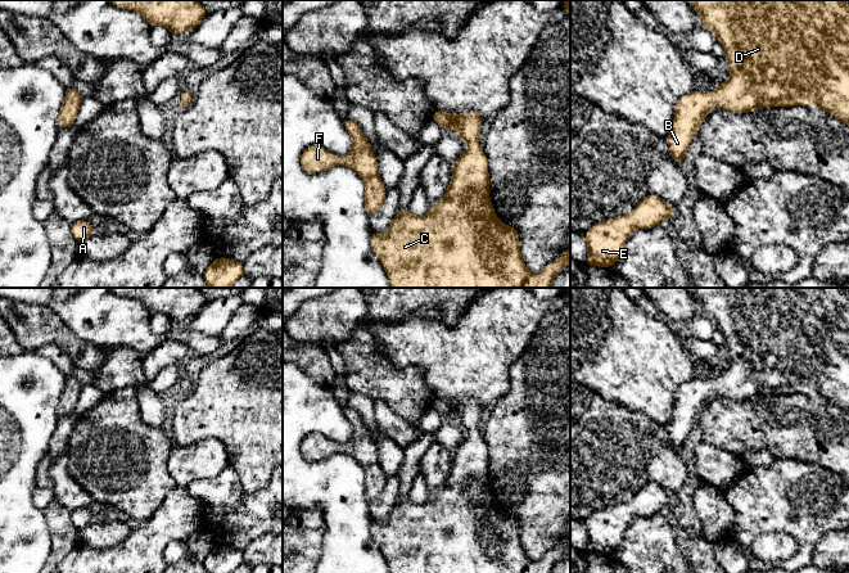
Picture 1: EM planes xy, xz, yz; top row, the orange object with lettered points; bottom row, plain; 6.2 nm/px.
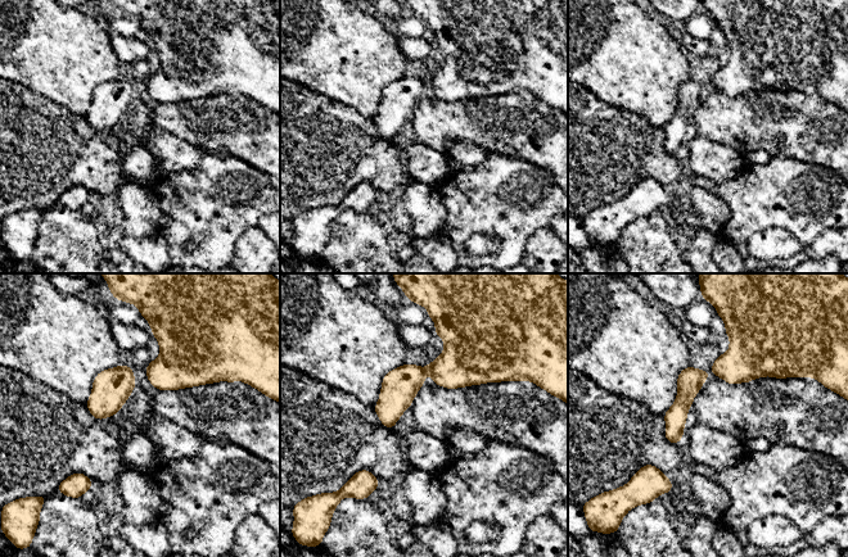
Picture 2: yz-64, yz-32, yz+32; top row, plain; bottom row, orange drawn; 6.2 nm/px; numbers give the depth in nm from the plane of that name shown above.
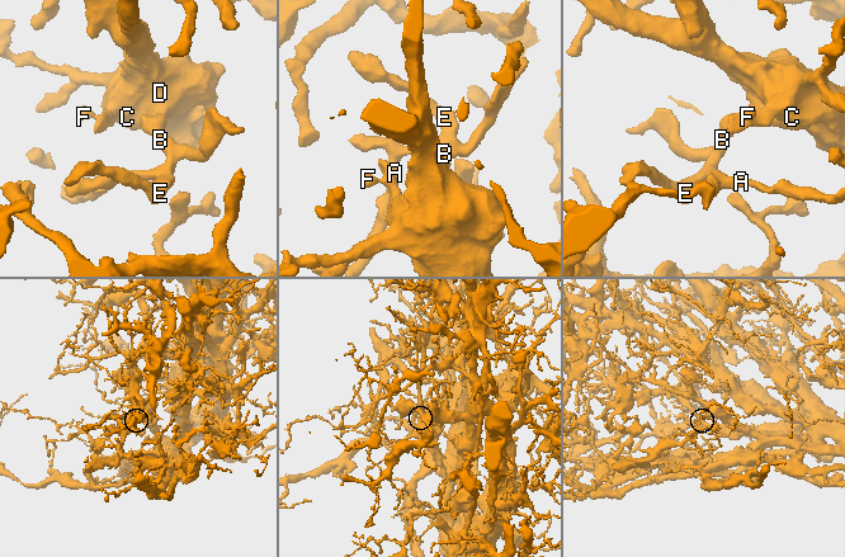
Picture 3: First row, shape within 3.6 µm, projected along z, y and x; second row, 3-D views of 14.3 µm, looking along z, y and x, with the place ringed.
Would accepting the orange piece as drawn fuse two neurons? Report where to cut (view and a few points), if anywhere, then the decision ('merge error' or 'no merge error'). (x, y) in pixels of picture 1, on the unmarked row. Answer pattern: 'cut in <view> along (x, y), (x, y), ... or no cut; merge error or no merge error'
no cut; no merge error

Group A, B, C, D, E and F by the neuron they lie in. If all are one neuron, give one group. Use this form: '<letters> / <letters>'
A B C D E F

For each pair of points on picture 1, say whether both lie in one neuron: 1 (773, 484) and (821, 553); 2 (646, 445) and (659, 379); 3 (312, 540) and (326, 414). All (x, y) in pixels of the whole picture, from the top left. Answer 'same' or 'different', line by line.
1: different
2: different
3: different

